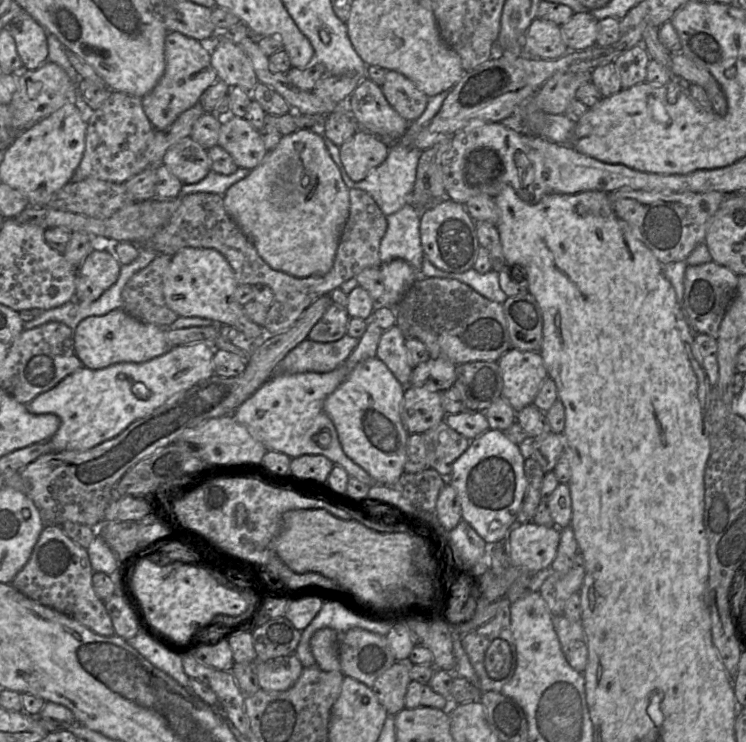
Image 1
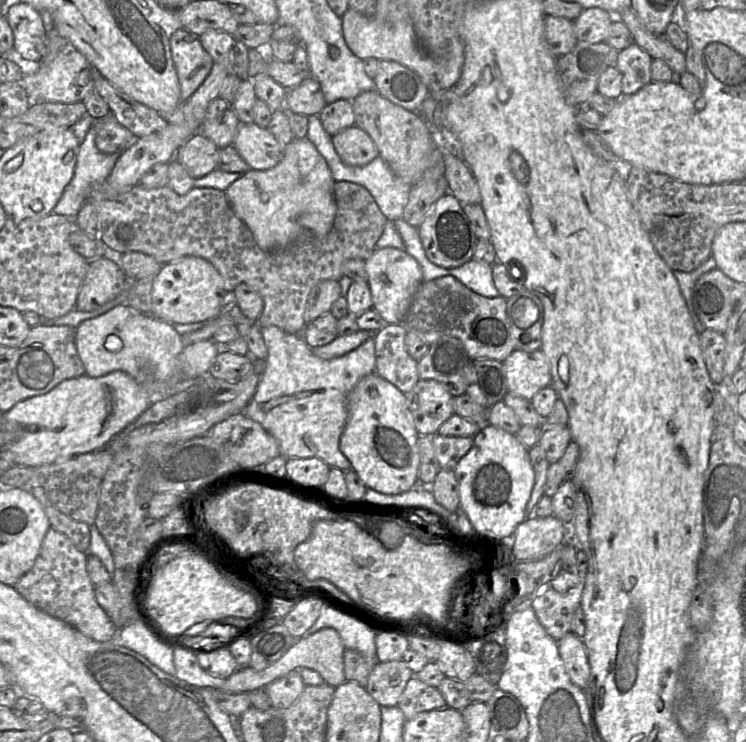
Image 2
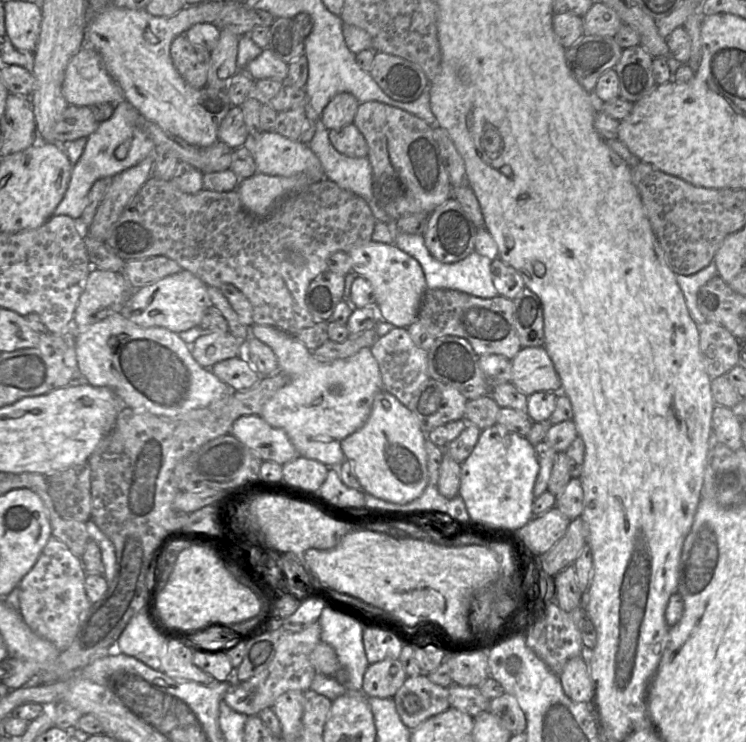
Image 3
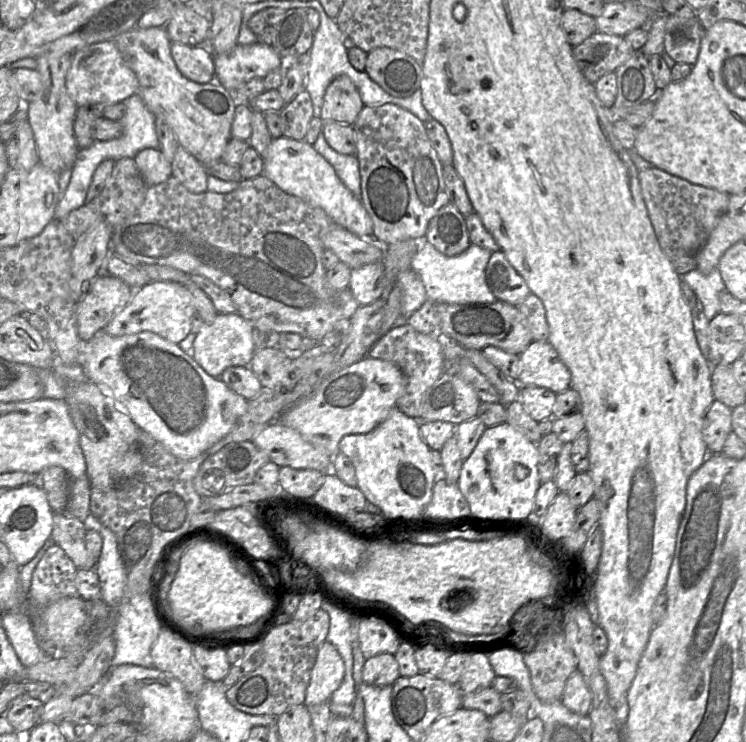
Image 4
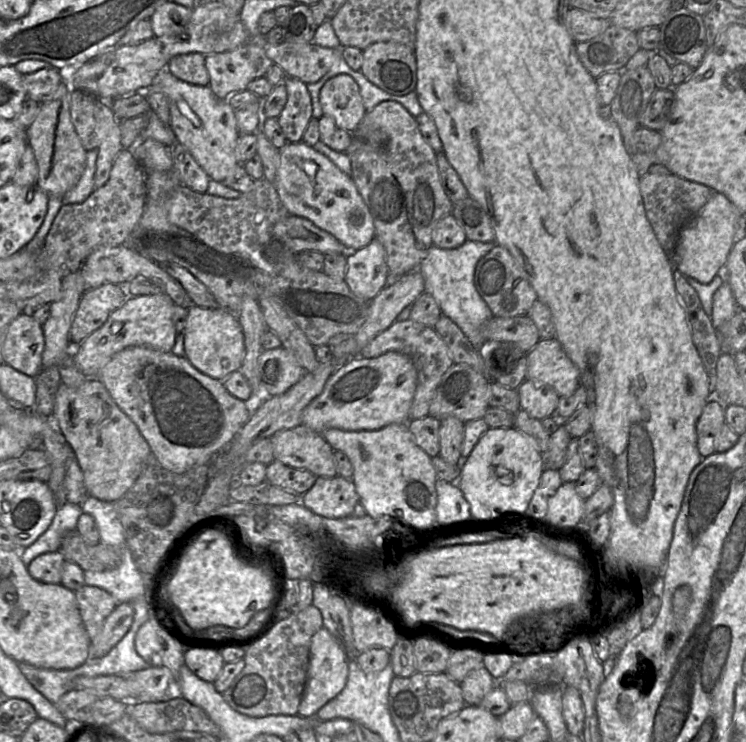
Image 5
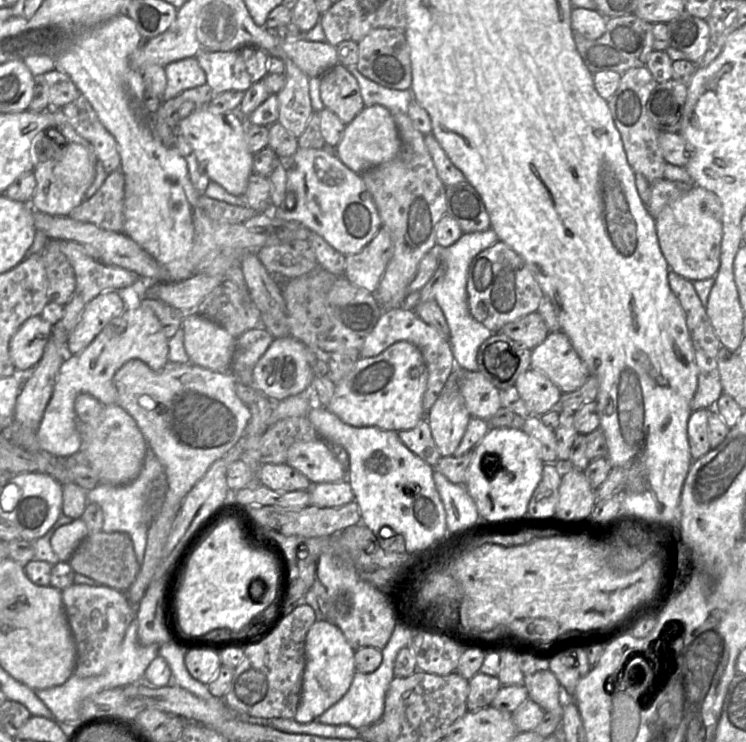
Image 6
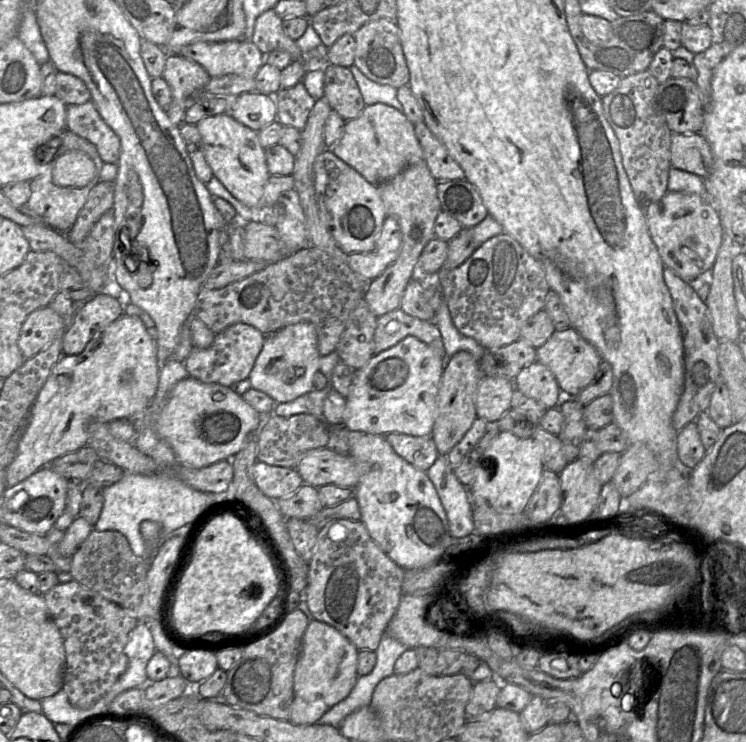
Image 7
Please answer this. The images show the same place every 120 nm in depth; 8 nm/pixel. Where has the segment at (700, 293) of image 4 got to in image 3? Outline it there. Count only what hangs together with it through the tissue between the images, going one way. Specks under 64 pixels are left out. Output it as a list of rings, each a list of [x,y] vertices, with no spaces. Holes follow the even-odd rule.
[[[711,262],[707,267],[692,275],[676,275],[676,280],[681,288],[688,311],[692,319],[700,327],[706,322],[706,318],[700,312],[697,299],[699,290],[710,279],[718,275],[715,262]]]

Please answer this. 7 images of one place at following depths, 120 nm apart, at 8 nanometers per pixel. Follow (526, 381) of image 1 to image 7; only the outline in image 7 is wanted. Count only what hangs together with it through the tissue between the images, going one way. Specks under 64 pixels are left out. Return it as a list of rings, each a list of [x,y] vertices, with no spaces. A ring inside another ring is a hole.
[[[569,327],[565,330],[556,330],[547,342],[537,349],[536,361],[553,373],[564,396],[576,397],[593,381],[602,360],[597,349],[574,328]]]

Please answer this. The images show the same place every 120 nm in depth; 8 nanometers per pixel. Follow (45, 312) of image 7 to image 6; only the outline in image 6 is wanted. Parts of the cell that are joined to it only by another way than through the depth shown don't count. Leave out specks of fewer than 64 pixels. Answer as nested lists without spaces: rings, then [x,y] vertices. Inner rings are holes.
[[[40,315],[30,317],[19,327],[9,344],[10,357],[17,372],[33,371],[42,358],[52,330],[53,325]]]

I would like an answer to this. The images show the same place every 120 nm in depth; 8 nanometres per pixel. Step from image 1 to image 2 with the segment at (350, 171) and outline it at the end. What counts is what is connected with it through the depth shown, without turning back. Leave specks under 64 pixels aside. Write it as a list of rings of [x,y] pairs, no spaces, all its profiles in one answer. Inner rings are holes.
[[[354,125],[332,136],[335,151],[350,166],[365,166],[379,157],[379,151],[371,137]]]

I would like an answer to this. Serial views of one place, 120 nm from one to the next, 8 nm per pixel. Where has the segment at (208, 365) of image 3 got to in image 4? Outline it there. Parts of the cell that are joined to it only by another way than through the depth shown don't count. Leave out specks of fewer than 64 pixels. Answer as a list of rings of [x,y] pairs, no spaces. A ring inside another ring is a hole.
[[[218,313],[210,323],[203,323],[192,347],[193,359],[211,376],[219,378],[231,366],[249,366],[255,353],[252,325],[238,313]]]

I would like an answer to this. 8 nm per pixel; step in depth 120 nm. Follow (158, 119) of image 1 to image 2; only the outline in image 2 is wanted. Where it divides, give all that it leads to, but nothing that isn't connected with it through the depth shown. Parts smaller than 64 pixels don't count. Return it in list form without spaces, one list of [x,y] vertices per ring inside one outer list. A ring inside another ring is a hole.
[[[183,28],[177,30],[171,36],[170,49],[178,76],[180,97],[182,102],[185,102],[192,96],[192,94],[199,88],[199,86],[209,75],[214,61],[202,46],[201,41],[199,40],[199,36]]]

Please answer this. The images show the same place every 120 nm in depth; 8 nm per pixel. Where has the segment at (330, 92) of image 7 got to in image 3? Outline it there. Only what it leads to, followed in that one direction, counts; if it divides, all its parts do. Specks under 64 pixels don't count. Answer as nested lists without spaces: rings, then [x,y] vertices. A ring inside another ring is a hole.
[[[348,92],[336,94],[324,107],[320,120],[328,129],[338,129],[353,123],[359,101]]]

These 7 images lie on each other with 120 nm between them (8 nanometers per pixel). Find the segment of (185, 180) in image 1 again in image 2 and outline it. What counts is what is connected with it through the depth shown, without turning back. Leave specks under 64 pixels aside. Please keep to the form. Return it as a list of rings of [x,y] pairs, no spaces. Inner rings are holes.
[[[197,132],[178,149],[175,159],[197,179],[217,169],[219,151],[213,141]]]

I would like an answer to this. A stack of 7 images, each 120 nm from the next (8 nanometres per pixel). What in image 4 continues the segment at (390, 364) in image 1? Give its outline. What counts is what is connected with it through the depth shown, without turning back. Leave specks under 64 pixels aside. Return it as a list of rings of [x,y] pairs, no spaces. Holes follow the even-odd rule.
[[[405,324],[392,327],[381,336],[368,351],[367,356],[389,361],[400,369],[405,379],[405,387],[396,407],[408,417],[419,420],[427,390],[444,372],[444,339],[432,338]]]

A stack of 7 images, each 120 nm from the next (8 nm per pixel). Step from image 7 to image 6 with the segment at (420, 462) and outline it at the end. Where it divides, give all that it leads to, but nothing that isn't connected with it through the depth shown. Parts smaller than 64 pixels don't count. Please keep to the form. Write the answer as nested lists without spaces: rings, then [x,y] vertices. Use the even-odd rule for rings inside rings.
[[[423,419],[414,428],[398,432],[403,444],[430,466],[438,463],[441,455],[433,439],[427,419]]]

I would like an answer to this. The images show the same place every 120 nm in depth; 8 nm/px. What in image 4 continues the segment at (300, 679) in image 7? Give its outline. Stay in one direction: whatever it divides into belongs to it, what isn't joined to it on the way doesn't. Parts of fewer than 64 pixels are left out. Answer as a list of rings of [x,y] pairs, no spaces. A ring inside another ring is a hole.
[[[324,641],[318,650],[306,689],[306,707],[328,702],[339,688],[345,673],[344,662],[336,648]]]

